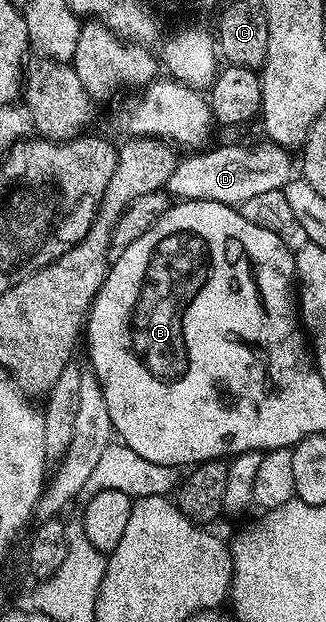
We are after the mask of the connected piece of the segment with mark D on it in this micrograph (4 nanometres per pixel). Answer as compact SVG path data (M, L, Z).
M264 142L258 148L243 148L233 144L227 148L215 148L211 152L197 150L180 157L171 170L167 185L170 197L182 200L206 200L239 206L247 198L267 194L267 190L282 191L294 179L295 160L286 149L272 142Z

